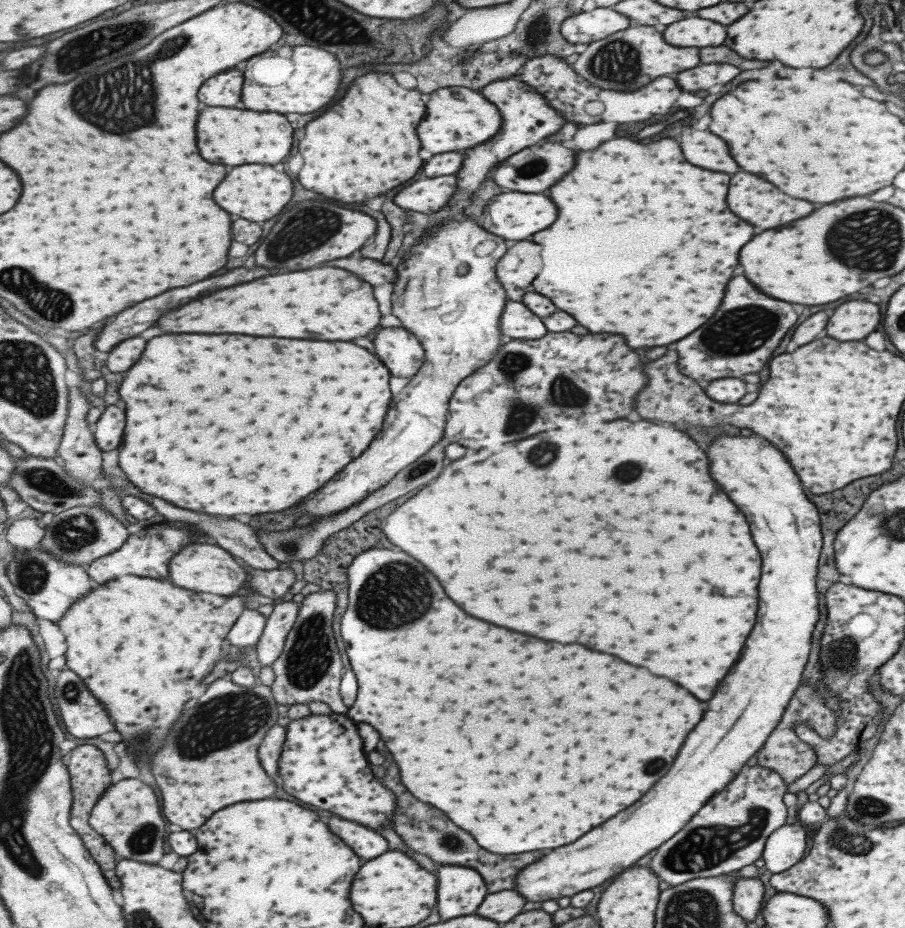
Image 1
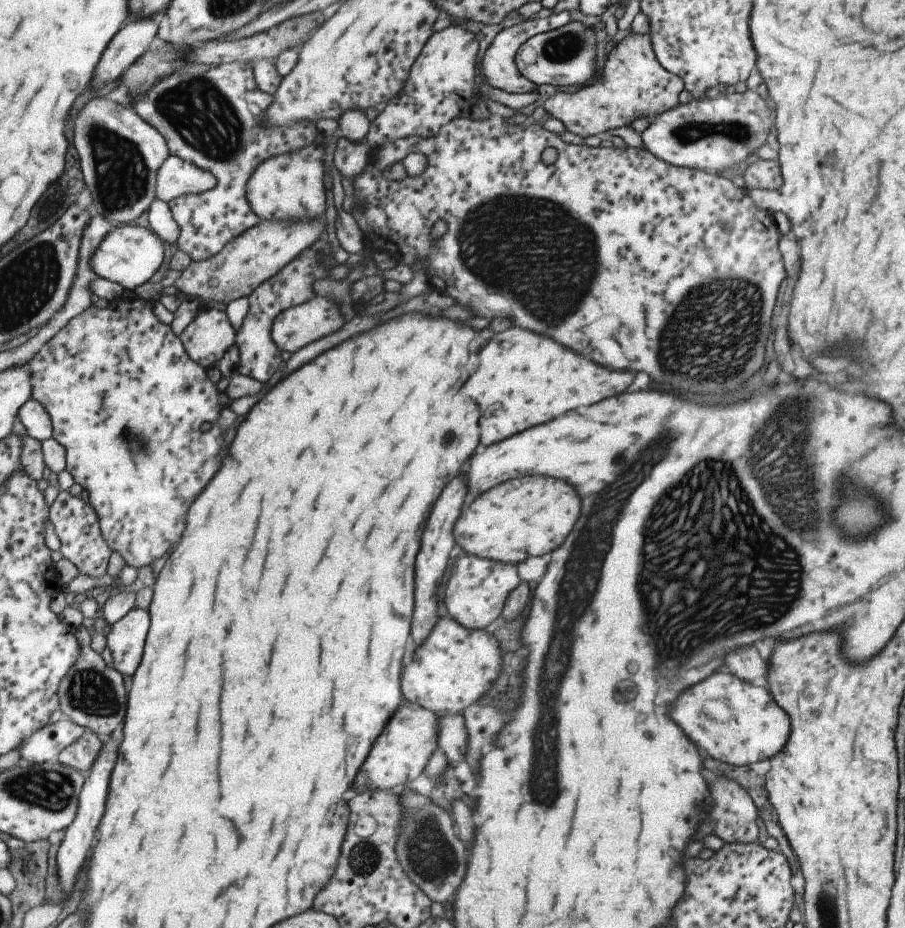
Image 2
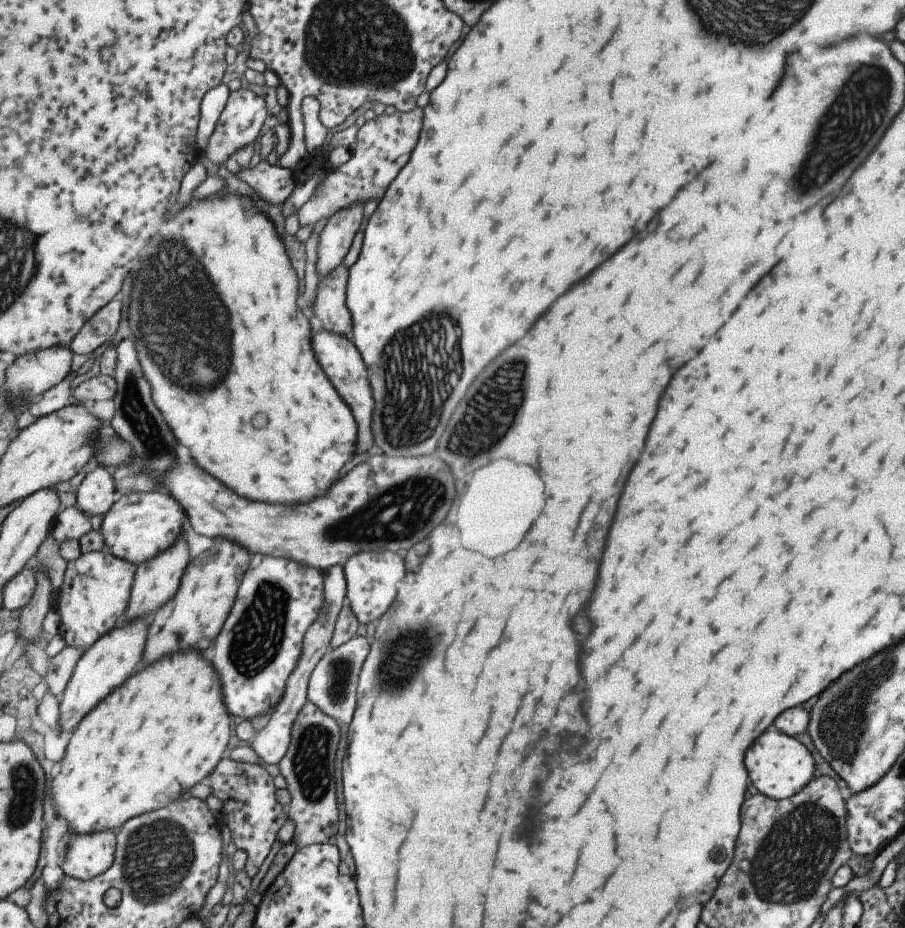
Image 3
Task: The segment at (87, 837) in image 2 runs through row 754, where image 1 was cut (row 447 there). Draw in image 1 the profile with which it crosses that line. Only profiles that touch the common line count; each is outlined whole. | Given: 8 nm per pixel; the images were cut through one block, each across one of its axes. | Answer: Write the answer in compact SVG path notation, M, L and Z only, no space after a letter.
M109 406L107 412L101 416L101 420L97 422L97 426L93 428L97 444L101 446L103 452L111 452L117 450L123 442L123 430L127 424L127 416L125 410L121 410L119 406Z

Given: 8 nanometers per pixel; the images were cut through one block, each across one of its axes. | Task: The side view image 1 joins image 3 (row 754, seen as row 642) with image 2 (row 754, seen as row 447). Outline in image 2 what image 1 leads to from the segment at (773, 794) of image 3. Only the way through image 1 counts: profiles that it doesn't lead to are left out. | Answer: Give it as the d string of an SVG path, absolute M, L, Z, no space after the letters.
M713 672L709 678L697 682L697 686L691 686L689 690L681 692L673 704L669 706L669 716L677 726L683 730L683 734L695 744L701 746L711 758L727 762L731 766L751 766L765 762L769 756L779 754L779 748L785 744L789 734L789 720L787 714L775 704L771 698L771 692L765 684L751 684L745 680L739 680L737 676L729 672Z

